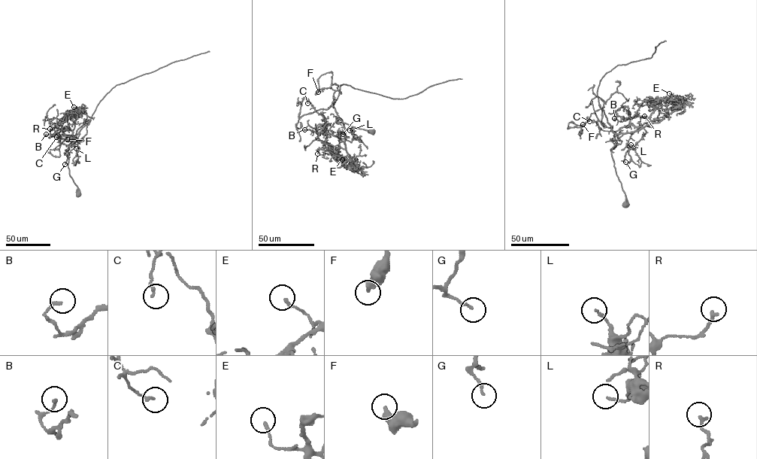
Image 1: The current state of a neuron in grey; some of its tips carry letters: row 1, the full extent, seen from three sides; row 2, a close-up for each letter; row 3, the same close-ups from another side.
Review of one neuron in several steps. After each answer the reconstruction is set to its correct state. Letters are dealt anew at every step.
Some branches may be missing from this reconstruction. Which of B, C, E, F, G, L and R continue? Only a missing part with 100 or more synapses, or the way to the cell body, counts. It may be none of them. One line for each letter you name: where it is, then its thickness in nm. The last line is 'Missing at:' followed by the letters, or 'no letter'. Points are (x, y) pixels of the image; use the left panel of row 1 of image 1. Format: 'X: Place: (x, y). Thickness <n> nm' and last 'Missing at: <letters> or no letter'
Missing at: no letter

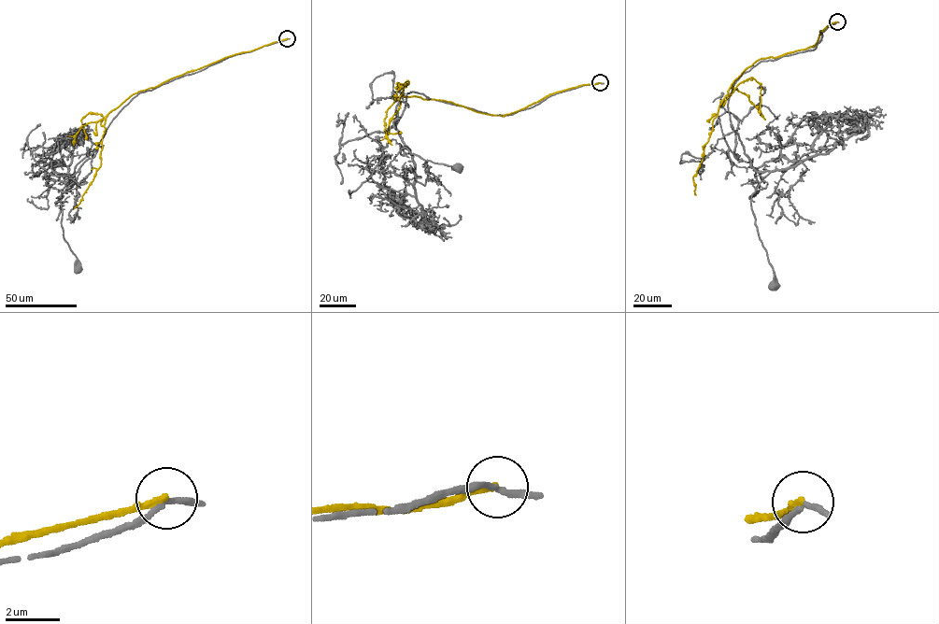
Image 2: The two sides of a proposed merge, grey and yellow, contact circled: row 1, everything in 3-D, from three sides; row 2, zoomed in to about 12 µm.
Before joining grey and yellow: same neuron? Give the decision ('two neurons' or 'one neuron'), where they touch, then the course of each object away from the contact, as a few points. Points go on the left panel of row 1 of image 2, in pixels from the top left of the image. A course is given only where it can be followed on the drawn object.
two neurons; at (287, 38); grey runs (287, 38), (139, 92), (123, 106), (96, 149), (76, 166), (74, 184), (60, 200), (64, 237), (78, 270); yellow runs (287, 38), (225, 57), (137, 92), (109, 111), (104, 125), (101, 163), (82, 200), (74, 208)

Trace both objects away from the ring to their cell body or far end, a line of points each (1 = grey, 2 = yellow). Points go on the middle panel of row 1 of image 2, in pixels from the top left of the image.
1: (600, 82), (504, 116), (407, 93), (395, 127), (412, 154), (402, 155), (405, 148), (459, 168)
2: (600, 82), (549, 93), (498, 115), (443, 100), (404, 97), (407, 80), (399, 84), (396, 92)

